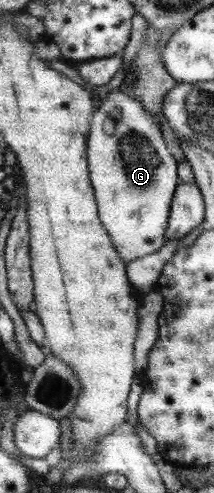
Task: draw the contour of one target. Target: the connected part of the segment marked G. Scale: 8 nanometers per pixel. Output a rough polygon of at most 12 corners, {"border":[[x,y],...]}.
{"border":[[106,94],[87,151],[124,264],[165,242],[176,162],[145,105]]}

